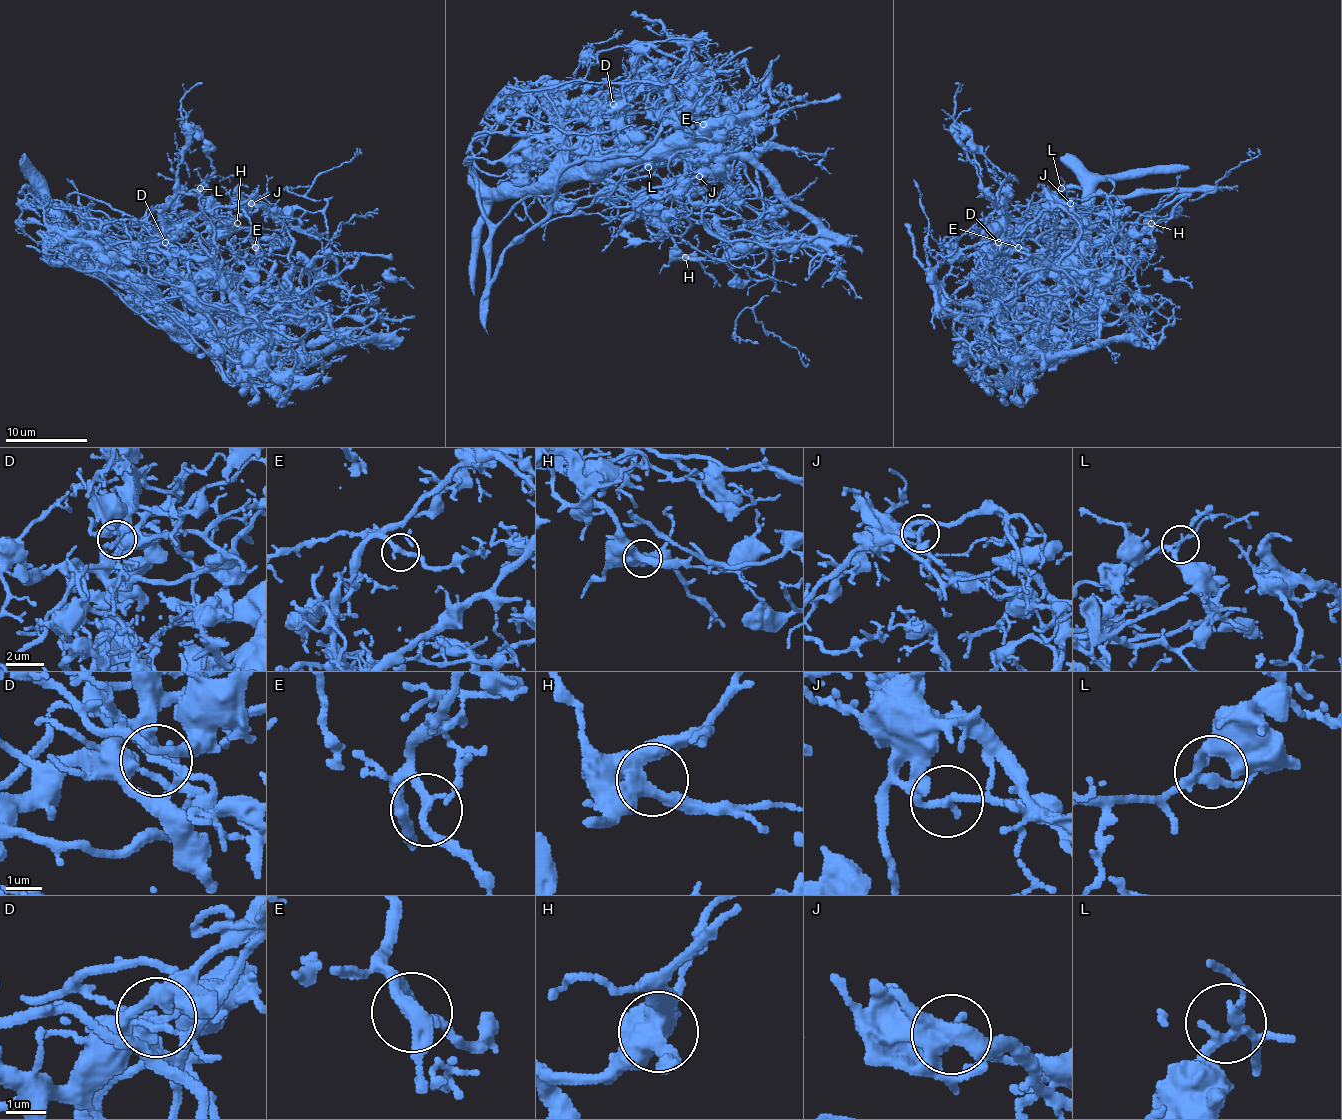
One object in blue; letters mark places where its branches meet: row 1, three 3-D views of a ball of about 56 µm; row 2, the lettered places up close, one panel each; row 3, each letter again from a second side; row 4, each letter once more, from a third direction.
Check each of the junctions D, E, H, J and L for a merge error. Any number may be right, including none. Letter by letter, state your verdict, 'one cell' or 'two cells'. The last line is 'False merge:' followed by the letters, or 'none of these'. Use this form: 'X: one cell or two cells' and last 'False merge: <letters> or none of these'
D: two cells
E: one cell
H: one cell
J: two cells
L: one cell
False merge: D, J

